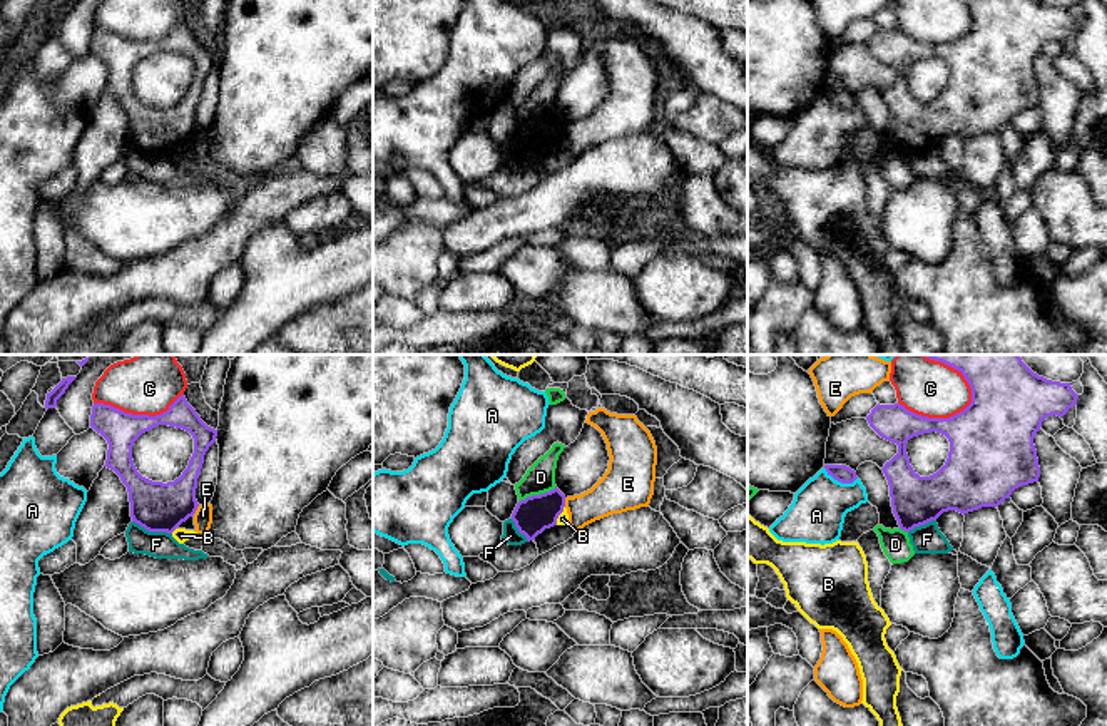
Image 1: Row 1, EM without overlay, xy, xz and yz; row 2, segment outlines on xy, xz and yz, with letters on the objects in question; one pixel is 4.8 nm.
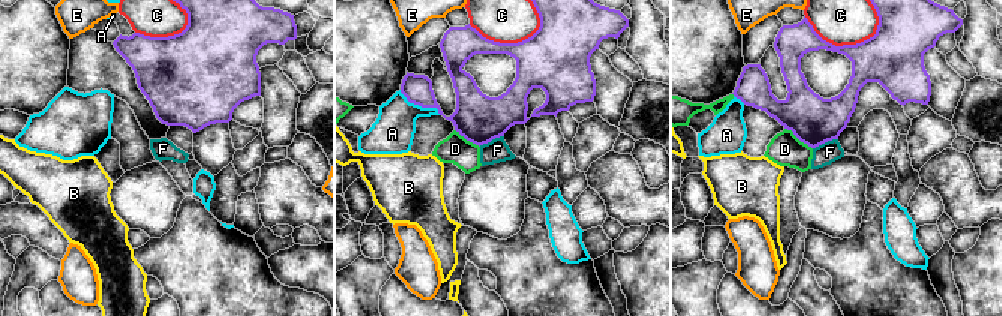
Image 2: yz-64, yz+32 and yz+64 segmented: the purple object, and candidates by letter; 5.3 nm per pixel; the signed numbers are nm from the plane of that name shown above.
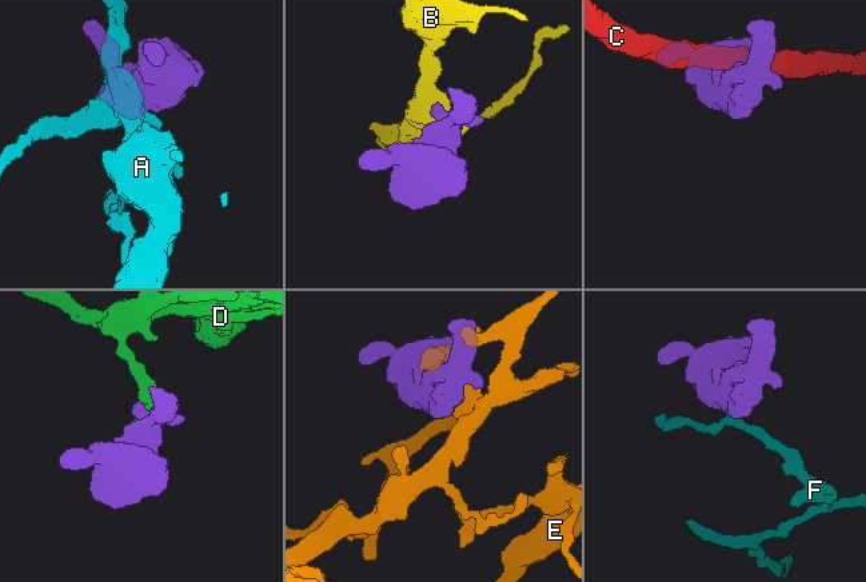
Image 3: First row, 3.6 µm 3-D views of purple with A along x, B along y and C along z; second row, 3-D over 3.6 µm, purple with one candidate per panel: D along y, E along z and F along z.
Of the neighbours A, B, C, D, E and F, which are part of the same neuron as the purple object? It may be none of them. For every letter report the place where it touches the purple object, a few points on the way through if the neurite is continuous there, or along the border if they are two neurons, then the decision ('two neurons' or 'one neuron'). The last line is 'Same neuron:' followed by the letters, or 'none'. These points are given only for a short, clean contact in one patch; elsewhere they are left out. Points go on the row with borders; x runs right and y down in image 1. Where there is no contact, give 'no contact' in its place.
A: yz (840, 480) | along yz (825, 467), (841, 482), (853, 482), (857, 479) | two neurons
B: xy (173, 531) | along xy (176, 527), (171, 532) | two neurons
C: yz (940, 419) | two neurons
D: xz (537, 495) | two neurons
E: xy (196, 509) | two neurons
F: xy (153, 531) | along xy (132, 521), (149, 531), (166, 531), (171, 534) | two neurons
Same neuron: none

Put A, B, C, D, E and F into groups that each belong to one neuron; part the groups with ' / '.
A / B / C / D / E / F

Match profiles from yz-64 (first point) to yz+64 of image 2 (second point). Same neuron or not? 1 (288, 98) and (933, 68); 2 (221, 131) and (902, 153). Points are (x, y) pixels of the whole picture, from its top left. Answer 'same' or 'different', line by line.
1: same
2: different

